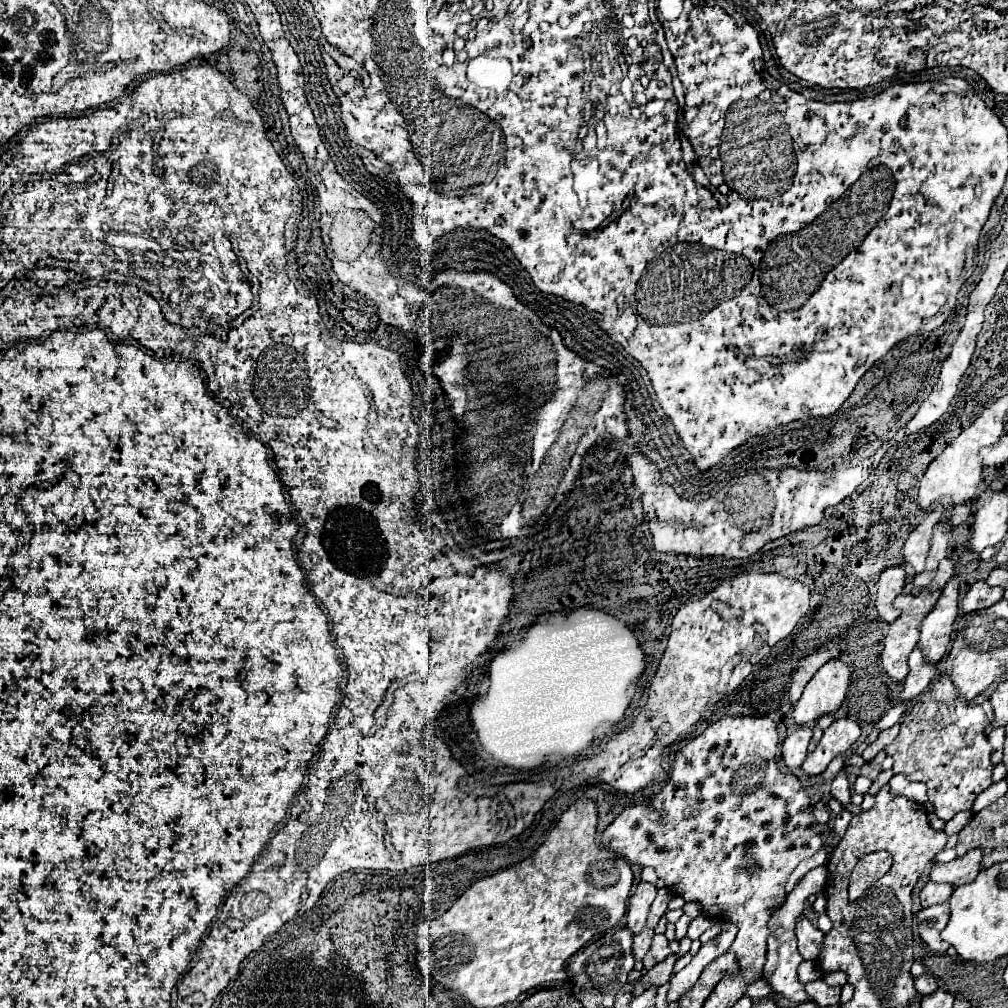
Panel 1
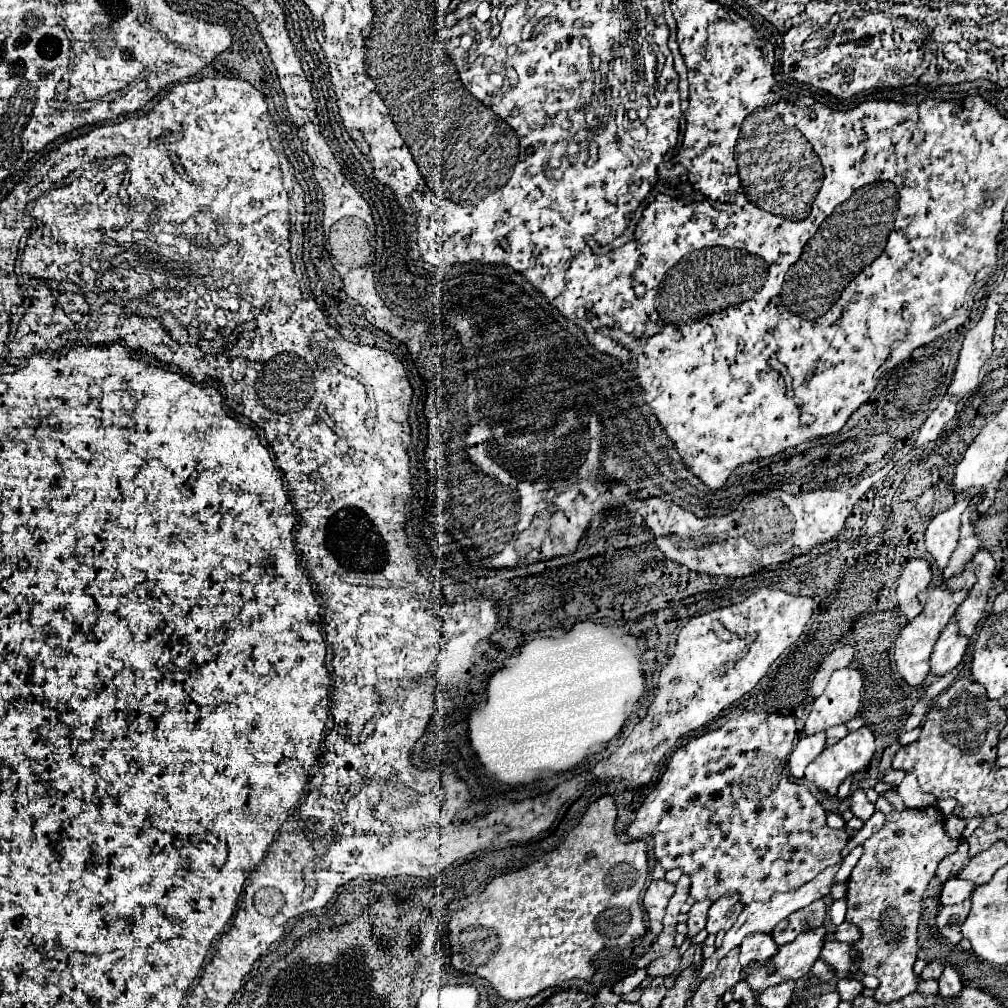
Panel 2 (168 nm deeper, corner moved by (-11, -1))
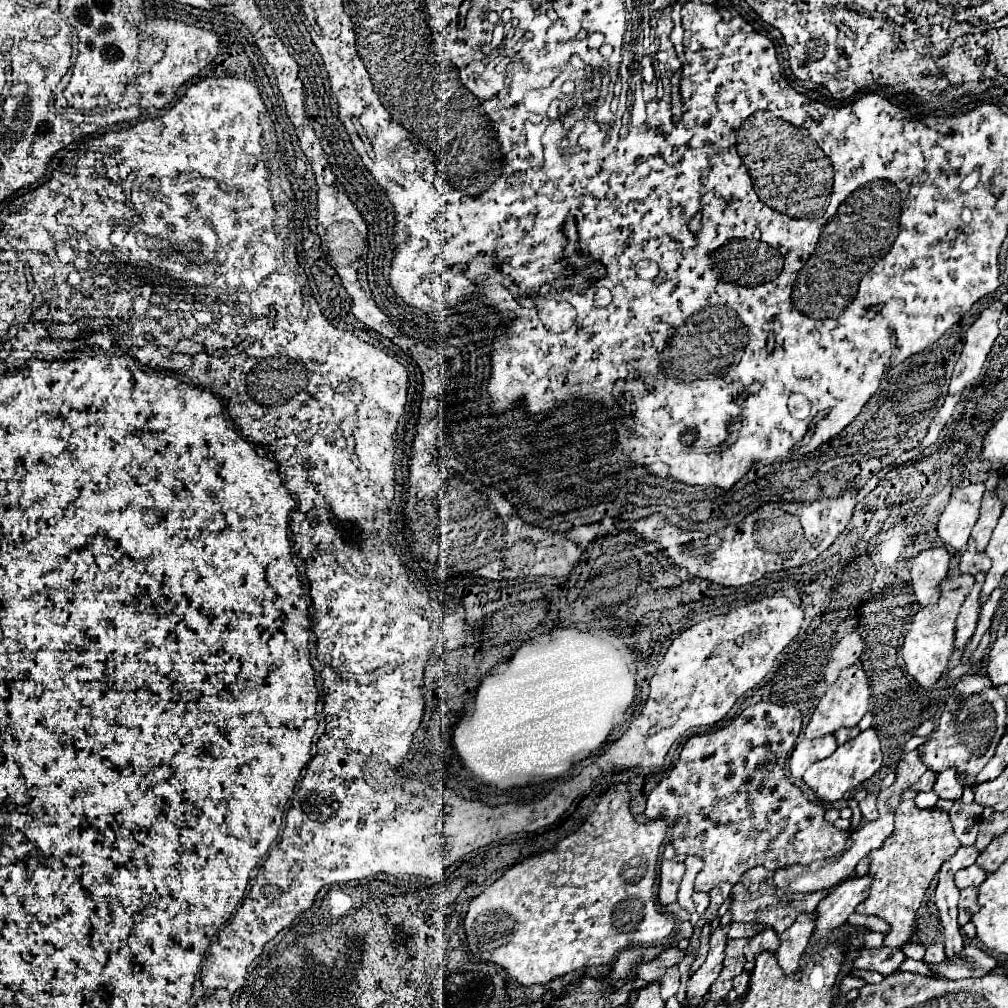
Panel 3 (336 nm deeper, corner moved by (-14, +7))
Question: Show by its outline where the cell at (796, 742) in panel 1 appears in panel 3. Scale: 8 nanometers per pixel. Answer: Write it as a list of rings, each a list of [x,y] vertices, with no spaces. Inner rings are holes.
[[[825,735],[821,739],[801,739],[799,745],[795,747],[795,751],[791,753],[789,759],[789,773],[795,779],[801,779],[803,773],[821,759],[831,757],[831,753],[837,749],[835,737],[833,735]]]

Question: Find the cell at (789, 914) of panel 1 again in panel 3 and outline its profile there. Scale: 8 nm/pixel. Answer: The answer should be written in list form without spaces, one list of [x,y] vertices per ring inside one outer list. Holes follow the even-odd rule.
[[[755,867],[749,869],[739,883],[733,887],[731,897],[731,913],[733,913],[733,921],[743,921],[743,923],[765,923],[768,927],[773,928],[778,934],[783,933],[797,919],[797,915],[801,913],[811,913],[817,909],[819,901],[827,895],[827,891],[819,891],[819,893],[791,893],[788,897],[777,897],[775,895],[775,883],[773,883],[773,875],[775,871],[763,869],[763,867]]]

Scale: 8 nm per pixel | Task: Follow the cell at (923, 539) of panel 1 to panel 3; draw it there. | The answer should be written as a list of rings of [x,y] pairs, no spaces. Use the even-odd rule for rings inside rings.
[[[971,483],[951,495],[949,505],[945,507],[937,523],[937,533],[939,539],[945,543],[945,547],[951,547],[959,553],[967,551],[971,529],[979,519],[983,493],[985,493],[985,483]]]

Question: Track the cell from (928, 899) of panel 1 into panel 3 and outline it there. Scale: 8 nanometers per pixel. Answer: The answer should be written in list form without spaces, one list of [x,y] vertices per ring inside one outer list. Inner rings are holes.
[[[971,865],[967,869],[961,869],[959,873],[955,873],[955,885],[959,889],[965,889],[965,887],[979,887],[983,881],[985,881],[987,873],[979,867],[979,865]]]

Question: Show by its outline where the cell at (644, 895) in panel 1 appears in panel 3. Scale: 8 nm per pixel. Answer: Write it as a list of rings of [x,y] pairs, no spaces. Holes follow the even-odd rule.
[[[663,861],[661,863],[661,883],[659,883],[659,903],[661,905],[669,905],[673,901],[677,901],[677,891],[679,891],[679,883],[683,879],[685,873],[685,865],[677,863],[677,861]]]

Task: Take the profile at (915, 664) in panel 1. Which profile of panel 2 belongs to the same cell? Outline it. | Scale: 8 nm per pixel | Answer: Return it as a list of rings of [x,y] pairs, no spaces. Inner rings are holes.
[[[950,621],[934,645],[930,657],[930,673],[934,677],[942,677],[948,671],[952,671],[962,661],[966,647],[968,647],[968,639],[958,637],[958,627],[954,621]]]

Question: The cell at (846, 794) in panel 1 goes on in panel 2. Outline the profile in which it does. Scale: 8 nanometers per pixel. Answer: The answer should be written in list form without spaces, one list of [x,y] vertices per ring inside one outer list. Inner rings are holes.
[[[862,789],[850,793],[850,811],[854,813],[854,817],[858,817],[862,821],[868,821],[870,815],[874,813],[874,805],[866,799]]]

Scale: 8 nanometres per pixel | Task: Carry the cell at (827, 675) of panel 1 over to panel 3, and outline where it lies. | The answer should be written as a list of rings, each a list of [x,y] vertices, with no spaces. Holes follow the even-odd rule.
[[[859,665],[843,669],[839,679],[821,697],[821,701],[819,701],[819,705],[817,705],[809,725],[805,729],[805,737],[817,739],[823,735],[833,735],[841,727],[857,727],[857,723],[861,721],[861,717],[869,709],[869,699],[871,699],[869,697],[869,679],[865,679],[865,671]]]

